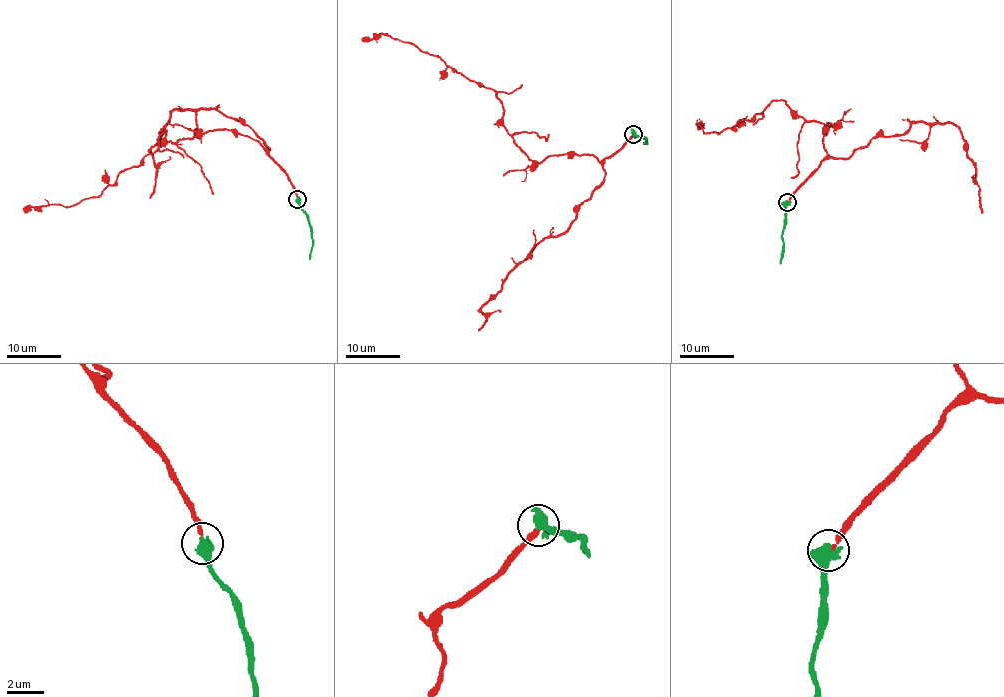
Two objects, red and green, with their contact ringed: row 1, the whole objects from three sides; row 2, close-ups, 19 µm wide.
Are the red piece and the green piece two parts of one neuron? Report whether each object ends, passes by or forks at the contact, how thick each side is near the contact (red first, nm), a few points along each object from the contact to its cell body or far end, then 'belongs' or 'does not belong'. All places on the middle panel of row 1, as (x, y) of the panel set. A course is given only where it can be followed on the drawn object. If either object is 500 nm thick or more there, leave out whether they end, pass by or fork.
200 nm thick on the red side, 650 nm on the other; red runs (632, 134), (599, 161), (551, 154), (535, 162), (502, 123), (492, 90), (408, 43), (382, 34), (362, 42); green runs (632, 134), (645, 138), (646, 144), (643, 143); belongs

